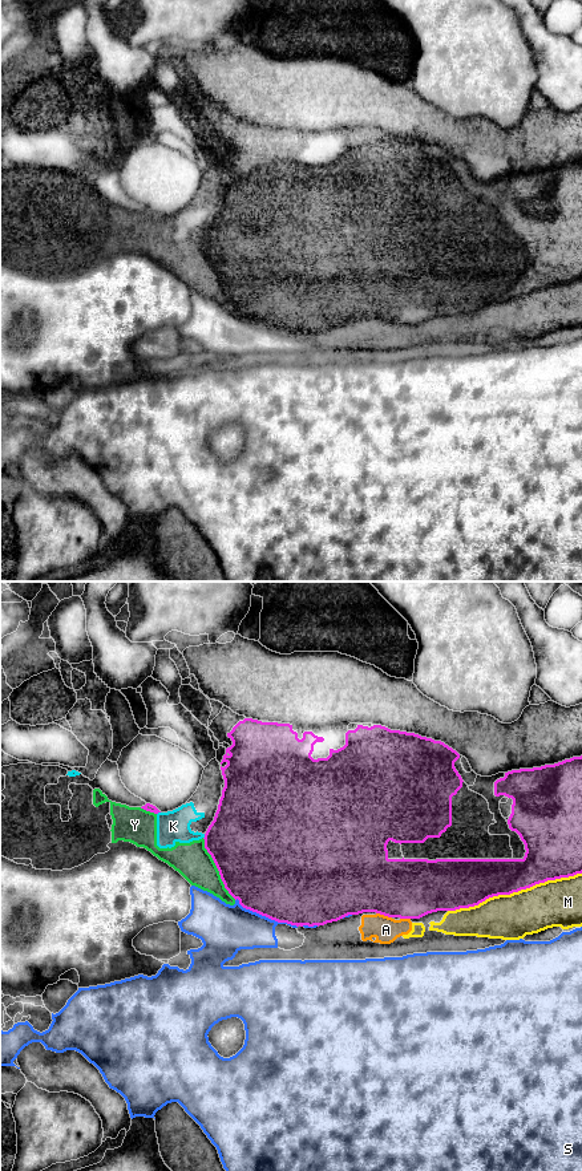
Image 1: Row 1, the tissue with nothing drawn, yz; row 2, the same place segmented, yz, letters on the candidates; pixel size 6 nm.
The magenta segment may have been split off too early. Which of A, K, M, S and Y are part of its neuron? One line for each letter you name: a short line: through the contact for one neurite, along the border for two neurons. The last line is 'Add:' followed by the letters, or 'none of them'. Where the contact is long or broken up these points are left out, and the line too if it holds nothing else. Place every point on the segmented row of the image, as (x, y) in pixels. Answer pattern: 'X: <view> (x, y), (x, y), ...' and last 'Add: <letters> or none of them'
Add: none of them

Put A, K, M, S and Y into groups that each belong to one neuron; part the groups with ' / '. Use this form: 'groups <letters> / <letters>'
groups A K M Y / S

